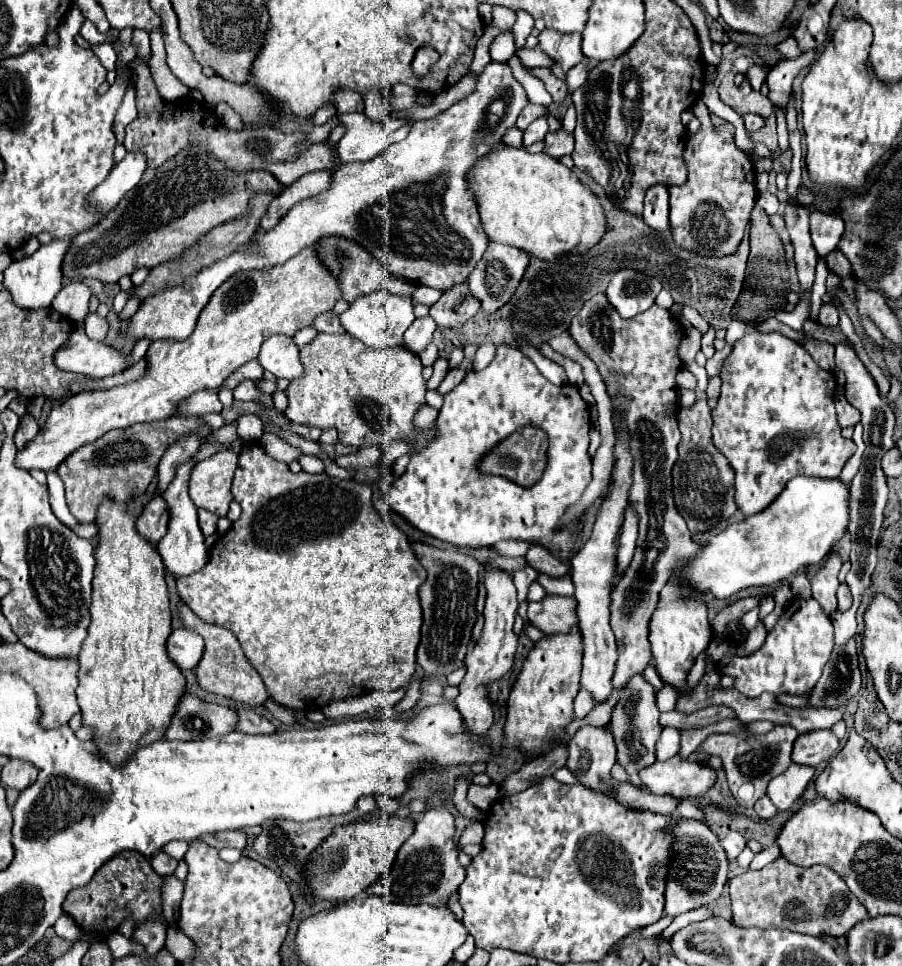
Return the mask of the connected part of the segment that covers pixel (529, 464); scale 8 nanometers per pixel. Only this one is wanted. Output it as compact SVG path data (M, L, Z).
M525 427L525 429L519 429L517 433L509 435L507 439L503 439L493 451L487 451L485 457L481 457L481 461L479 461L479 469L483 473L499 475L517 485L529 487L541 479L541 475L547 467L547 447L549 447L549 439L543 429Z

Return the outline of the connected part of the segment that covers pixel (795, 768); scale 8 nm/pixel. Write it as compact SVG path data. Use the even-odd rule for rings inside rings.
M791 763L785 773L771 779L771 783L767 787L769 799L775 803L775 807L779 811L791 809L795 805L795 801L799 801L799 797L807 789L809 781L813 779L813 773L815 773L813 767Z

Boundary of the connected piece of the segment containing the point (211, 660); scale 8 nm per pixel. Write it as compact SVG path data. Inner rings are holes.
M183 601L179 603L179 619L183 623L185 629L189 631L195 631L197 635L201 635L205 639L205 651L203 651L203 657L201 661L197 663L195 667L195 677L197 677L197 685L201 689L205 689L207 693L213 693L213 695L223 695L223 697L229 697L237 703L243 703L243 705L263 705L267 699L269 699L269 693L259 677L259 673L253 669L253 665L249 663L249 659L245 657L243 649L241 649L241 643L237 641L237 637L227 631L225 627L219 627L219 625L209 625L209 623L203 623Z

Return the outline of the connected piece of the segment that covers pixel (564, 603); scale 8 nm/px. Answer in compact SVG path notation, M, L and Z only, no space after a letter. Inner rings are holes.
M545 595L541 601L529 601L527 619L543 633L567 633L577 623L577 601L573 597Z

